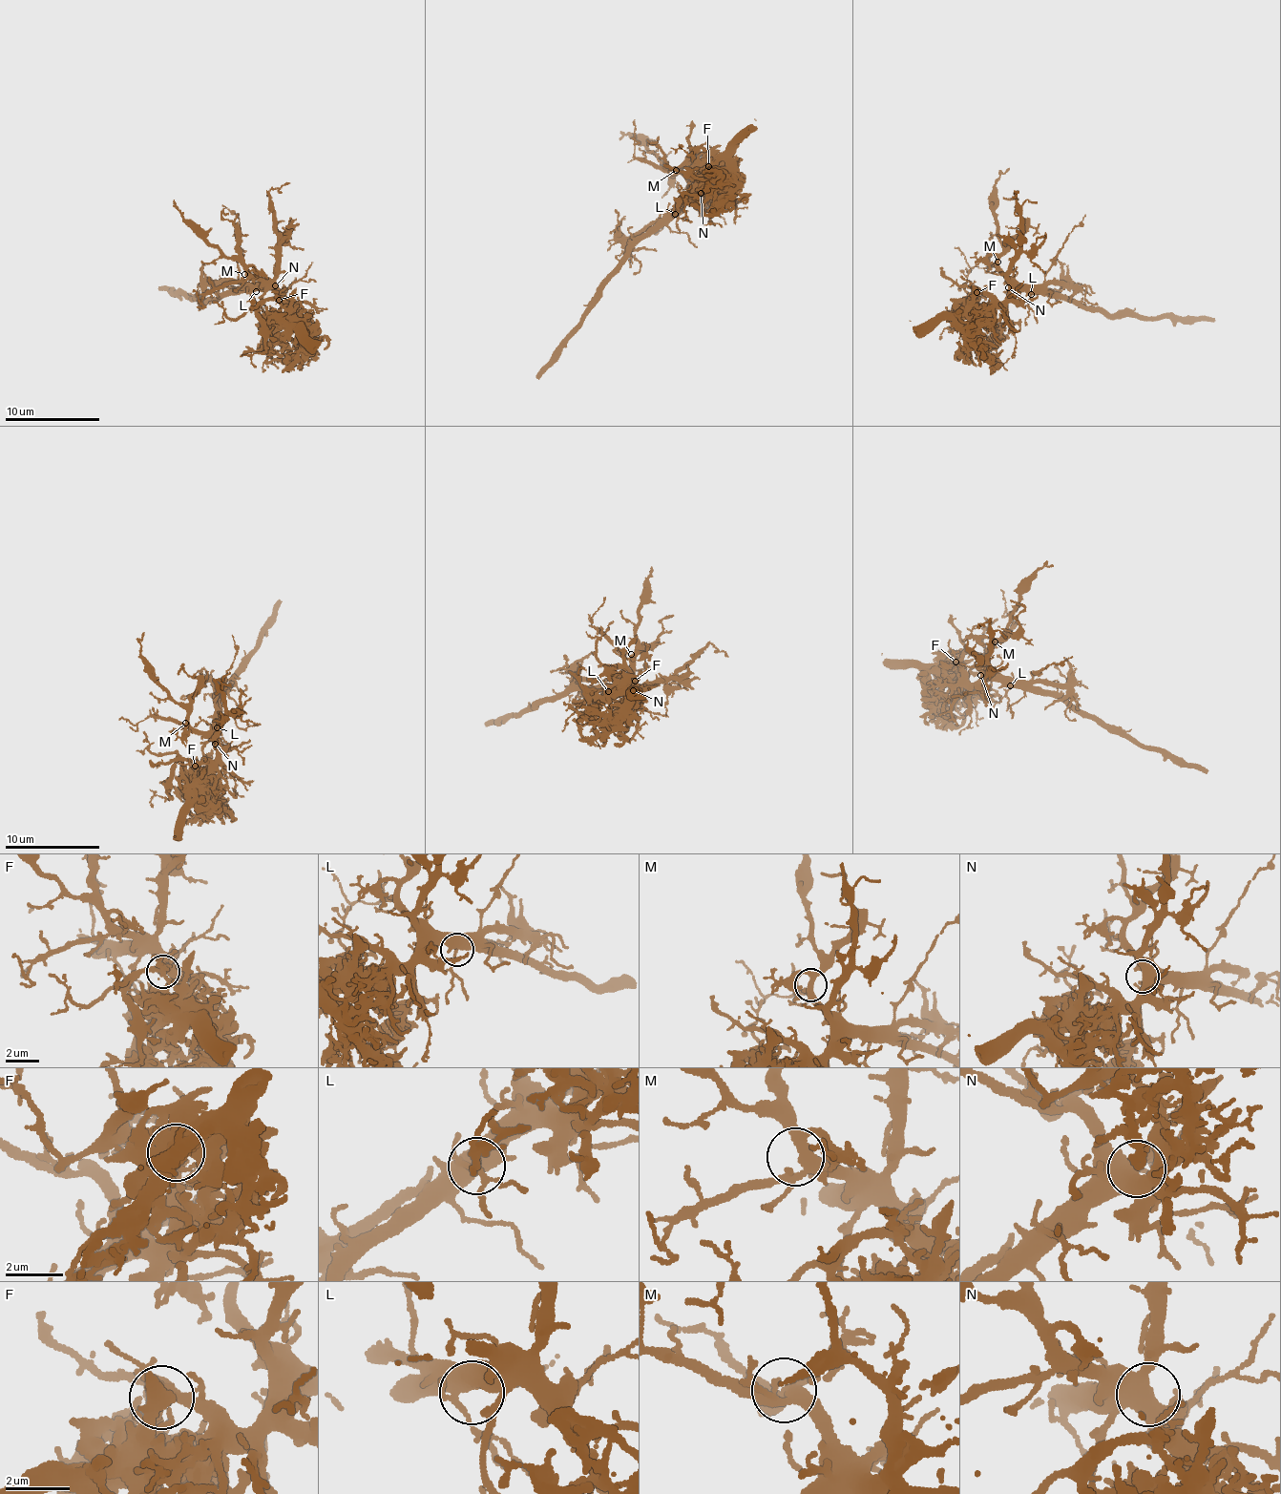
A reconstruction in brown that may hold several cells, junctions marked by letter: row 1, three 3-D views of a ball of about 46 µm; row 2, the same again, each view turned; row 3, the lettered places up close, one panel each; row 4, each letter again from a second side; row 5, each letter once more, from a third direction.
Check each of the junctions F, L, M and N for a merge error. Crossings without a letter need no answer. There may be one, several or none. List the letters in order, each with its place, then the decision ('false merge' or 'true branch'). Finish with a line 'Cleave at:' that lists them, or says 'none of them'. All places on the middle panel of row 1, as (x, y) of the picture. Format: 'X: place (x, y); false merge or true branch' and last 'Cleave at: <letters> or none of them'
F: place (708, 166); false merge
L: place (675, 214); true branch
M: place (676, 170); true branch
N: place (701, 193); true branch
Cleave at: F

